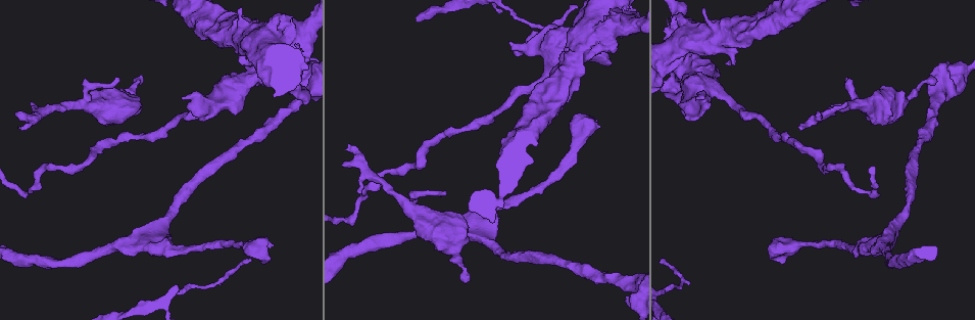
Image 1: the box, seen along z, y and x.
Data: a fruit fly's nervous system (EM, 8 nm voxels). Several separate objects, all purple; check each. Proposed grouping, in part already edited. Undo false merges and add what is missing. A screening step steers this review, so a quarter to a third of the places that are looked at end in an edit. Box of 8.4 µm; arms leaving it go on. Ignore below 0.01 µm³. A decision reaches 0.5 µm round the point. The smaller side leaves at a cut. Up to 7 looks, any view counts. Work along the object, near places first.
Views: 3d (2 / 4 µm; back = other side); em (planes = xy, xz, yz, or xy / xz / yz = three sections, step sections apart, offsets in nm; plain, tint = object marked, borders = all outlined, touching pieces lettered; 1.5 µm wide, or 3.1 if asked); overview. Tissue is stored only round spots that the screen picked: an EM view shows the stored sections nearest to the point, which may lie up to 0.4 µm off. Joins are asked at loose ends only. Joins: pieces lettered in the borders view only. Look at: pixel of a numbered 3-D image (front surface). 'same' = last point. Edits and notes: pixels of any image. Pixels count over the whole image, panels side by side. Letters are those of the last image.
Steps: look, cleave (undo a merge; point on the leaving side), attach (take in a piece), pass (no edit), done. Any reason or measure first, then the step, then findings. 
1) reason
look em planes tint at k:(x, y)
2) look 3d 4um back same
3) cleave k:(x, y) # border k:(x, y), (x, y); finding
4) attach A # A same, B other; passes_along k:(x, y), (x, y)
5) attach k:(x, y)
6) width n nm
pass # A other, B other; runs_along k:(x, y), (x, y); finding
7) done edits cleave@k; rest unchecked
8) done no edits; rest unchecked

stops while still wide
look em planes borders at 1:(751, 33)

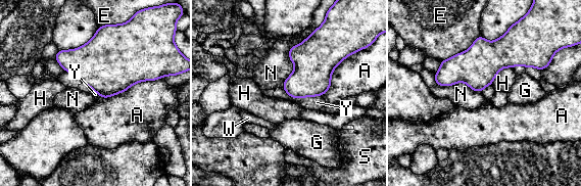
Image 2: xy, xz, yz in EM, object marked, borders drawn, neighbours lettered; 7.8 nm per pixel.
longest_contact A 500 nm
pass # A other, E other, G other, H other, N other, S other, W other, Y other; border 2:(513, 67), (502, 67), (491, 84); no lettered piece goes on from it

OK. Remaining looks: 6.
thin end
look 3d 4um at 1:(446, 192)

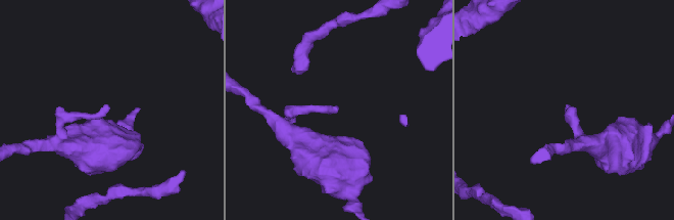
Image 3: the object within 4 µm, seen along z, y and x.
look em yz step 8 borders at 3:(567, 104)

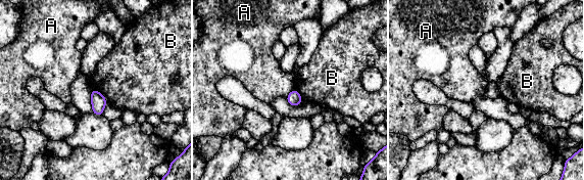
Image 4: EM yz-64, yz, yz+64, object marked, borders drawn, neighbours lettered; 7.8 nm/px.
width 110 nm
pass # A other, B other; border 4:(294, 88), (286, 97); no lettered piece goes on from it

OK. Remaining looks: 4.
long arm stops here
look 3d 2um at 1:(778, 262)

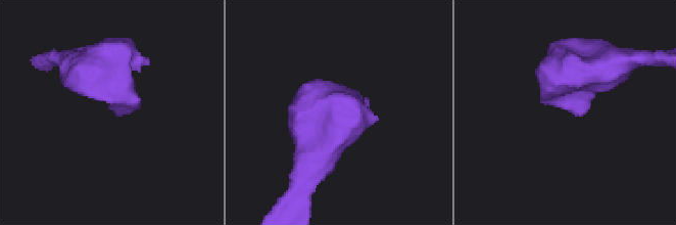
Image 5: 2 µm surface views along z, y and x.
look em xy step 4 borders at 5:(566, 106)

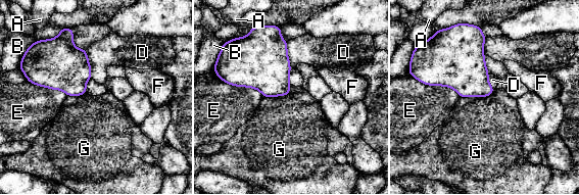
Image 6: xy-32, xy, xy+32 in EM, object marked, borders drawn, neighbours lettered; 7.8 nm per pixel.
another direction
look em planes borders same

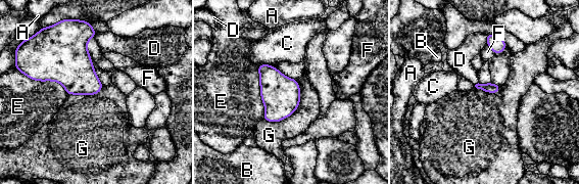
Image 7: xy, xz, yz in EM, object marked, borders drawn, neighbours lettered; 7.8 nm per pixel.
longest_contact E 460 nm
attach F # A other, B other, C other, D other, E other, F same, G other; passes_along 7:(496, 43), (492, 48), (487, 52); the neuron continues

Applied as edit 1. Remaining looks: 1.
done edits attach@7; rest unchecked

